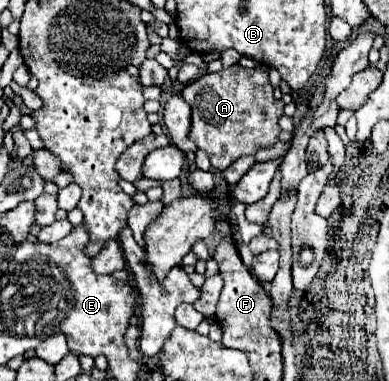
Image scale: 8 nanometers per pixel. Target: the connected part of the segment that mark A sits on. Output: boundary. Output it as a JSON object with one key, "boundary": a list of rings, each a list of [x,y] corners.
{"boundary":[[[233,64],[221,72],[207,72],[187,84],[181,96],[193,110],[189,140],[207,152],[211,166],[217,170],[225,170],[237,158],[255,154],[259,148],[277,142],[277,134],[281,132],[277,120],[283,116],[283,102],[275,100],[267,68],[263,66],[243,68],[241,64]]]}

